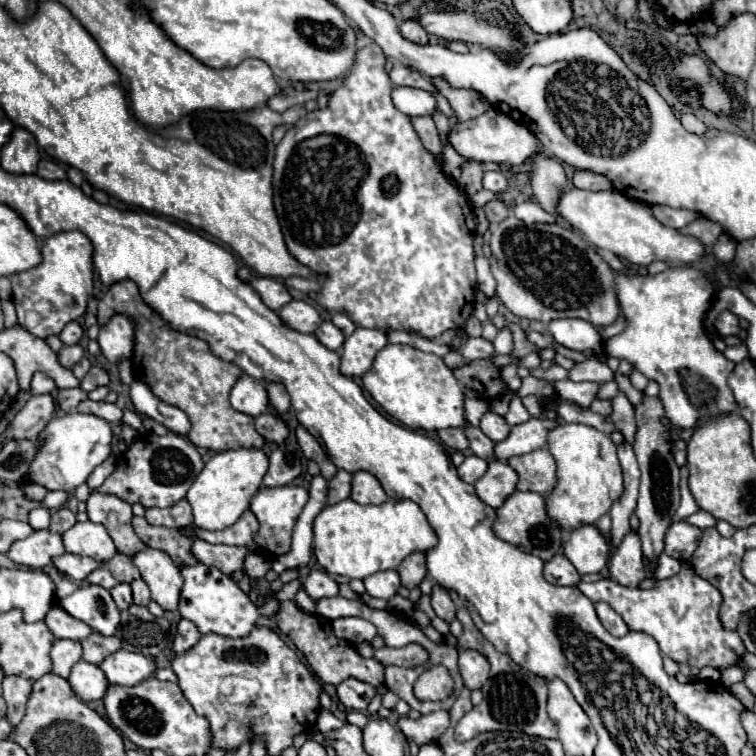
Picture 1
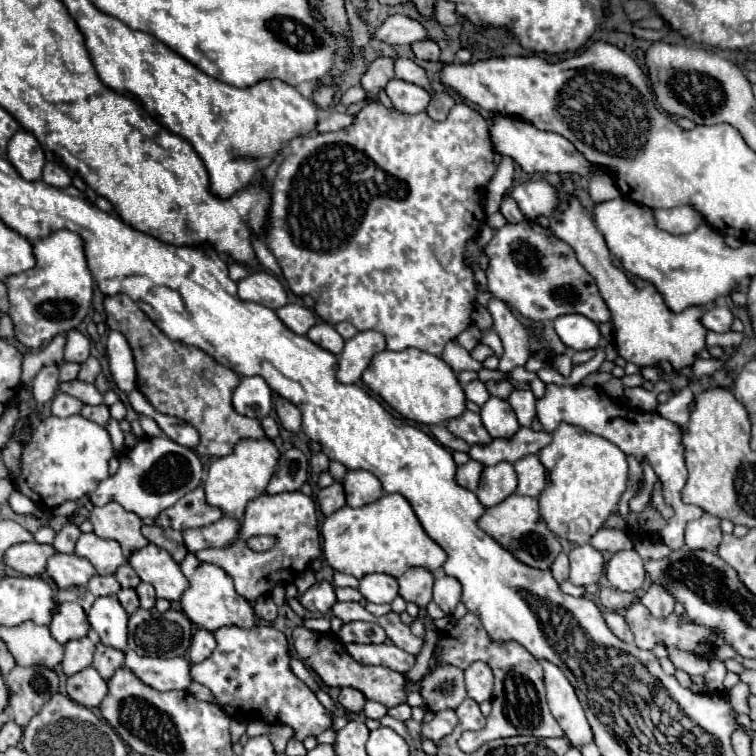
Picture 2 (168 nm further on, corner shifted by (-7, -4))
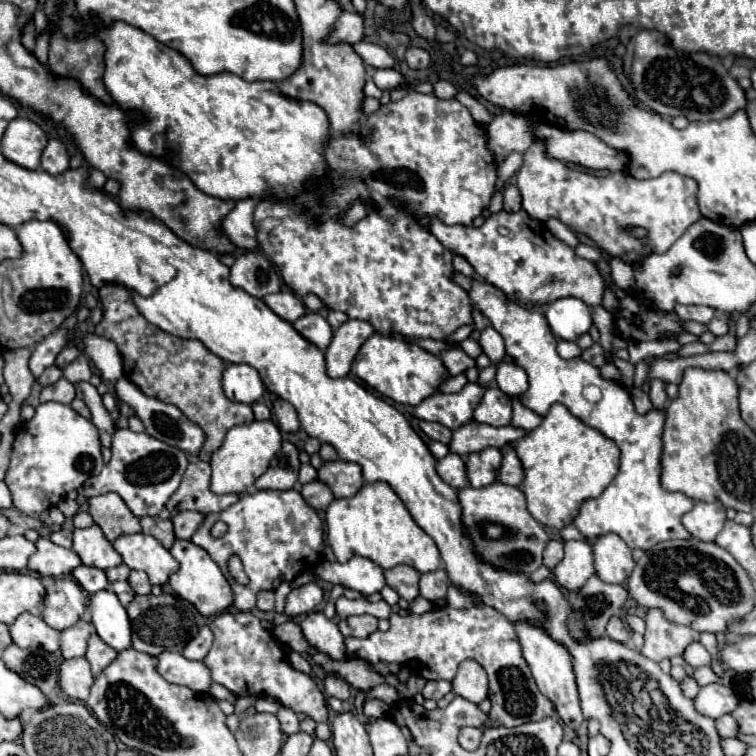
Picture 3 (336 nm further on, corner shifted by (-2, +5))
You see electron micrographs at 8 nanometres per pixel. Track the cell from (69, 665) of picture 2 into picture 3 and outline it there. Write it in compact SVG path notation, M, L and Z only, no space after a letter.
M77 621L73 627L61 631L61 655L63 659L75 659L83 657L87 651L87 639L91 635L93 627L87 621Z

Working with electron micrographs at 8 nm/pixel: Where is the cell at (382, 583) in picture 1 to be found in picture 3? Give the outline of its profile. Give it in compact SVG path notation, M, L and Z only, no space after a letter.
M353 557L347 563L329 563L321 561L313 569L313 573L333 585L343 585L349 589L355 589L363 595L371 595L375 591L381 591L387 583L383 577L383 569L365 557Z

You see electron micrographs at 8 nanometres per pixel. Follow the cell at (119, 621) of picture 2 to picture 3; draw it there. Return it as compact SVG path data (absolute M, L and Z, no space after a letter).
M109 589L91 595L91 623L97 629L97 635L115 651L131 647L131 623L125 607L119 603L115 593Z

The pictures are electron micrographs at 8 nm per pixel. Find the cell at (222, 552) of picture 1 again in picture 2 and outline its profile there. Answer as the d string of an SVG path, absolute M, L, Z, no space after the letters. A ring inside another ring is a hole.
M282 492L282 494L262 494L248 502L244 518L240 522L238 536L224 548L204 548L196 552L196 558L214 566L224 568L232 580L236 592L254 604L258 598L268 596L278 584L290 584L298 574L308 570L312 560L322 556L320 532L316 518L316 504L310 496L302 492ZM254 534L274 534L278 544L268 552L252 552L246 540Z

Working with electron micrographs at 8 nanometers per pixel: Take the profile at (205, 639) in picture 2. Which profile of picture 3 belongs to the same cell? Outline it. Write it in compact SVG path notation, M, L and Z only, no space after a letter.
M203 625L203 627L199 629L199 633L185 645L183 655L185 655L187 659L201 661L201 659L209 653L211 643L213 643L213 633L211 633L211 629L209 629L207 625Z

